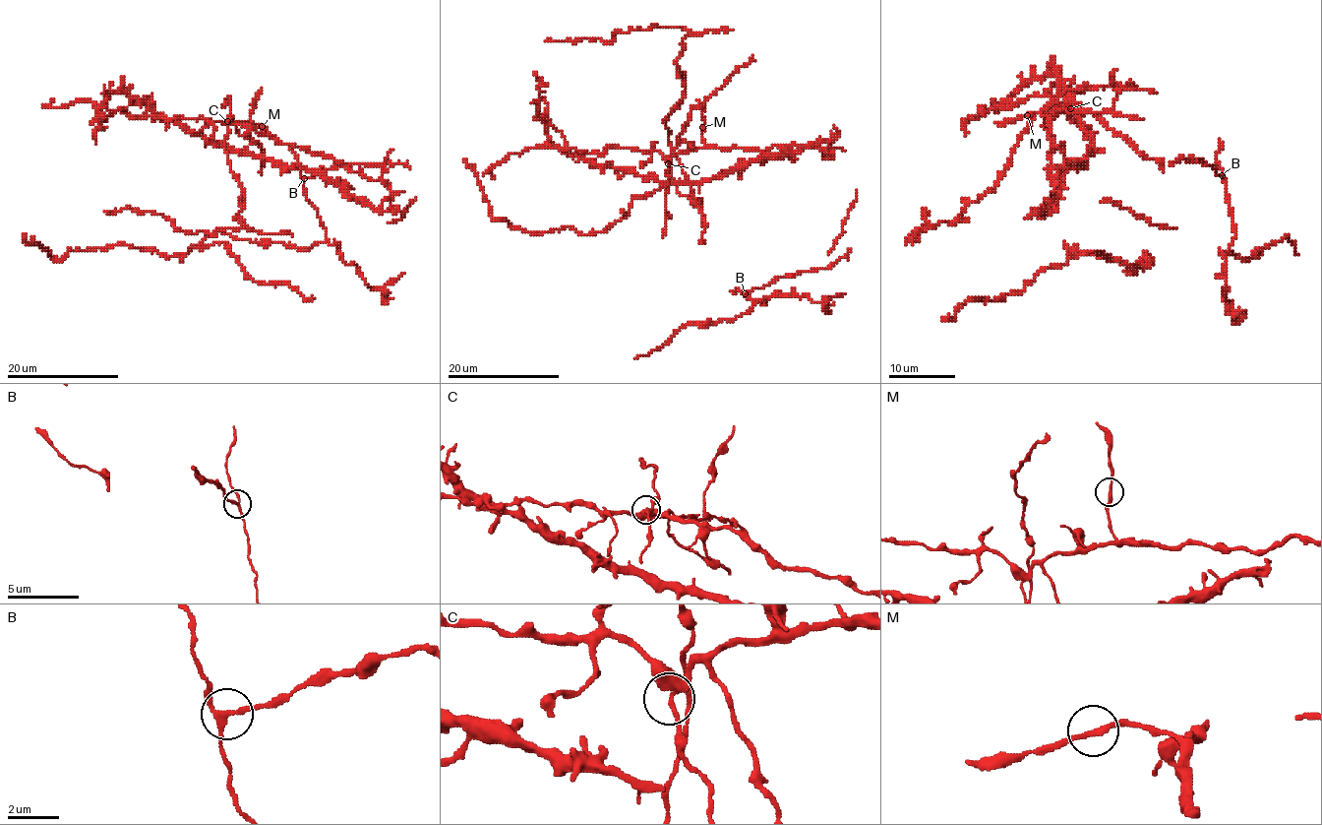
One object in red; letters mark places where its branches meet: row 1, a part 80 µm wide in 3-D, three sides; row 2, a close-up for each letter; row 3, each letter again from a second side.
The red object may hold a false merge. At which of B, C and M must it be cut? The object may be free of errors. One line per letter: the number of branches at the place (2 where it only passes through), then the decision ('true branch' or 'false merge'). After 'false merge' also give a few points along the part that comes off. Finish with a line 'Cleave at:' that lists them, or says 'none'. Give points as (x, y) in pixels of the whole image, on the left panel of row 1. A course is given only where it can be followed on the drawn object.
B: branches 3; false merge; course (304, 178), (305, 198), (315, 207), (327, 241), (297, 248), (242, 240), (215, 230), (193, 245)
C: branches 3; true branch
M: branches 2; true branch
Cleave at: B

